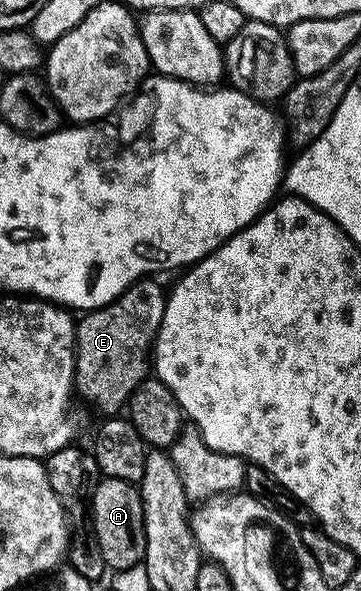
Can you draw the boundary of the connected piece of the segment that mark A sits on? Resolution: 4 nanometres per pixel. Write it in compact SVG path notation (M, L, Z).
M109 476L99 480L92 491L90 523L92 532L98 538L102 558L108 563L109 569L120 572L143 561L146 550L146 530L142 514L142 498L137 485L126 482L122 478Z

